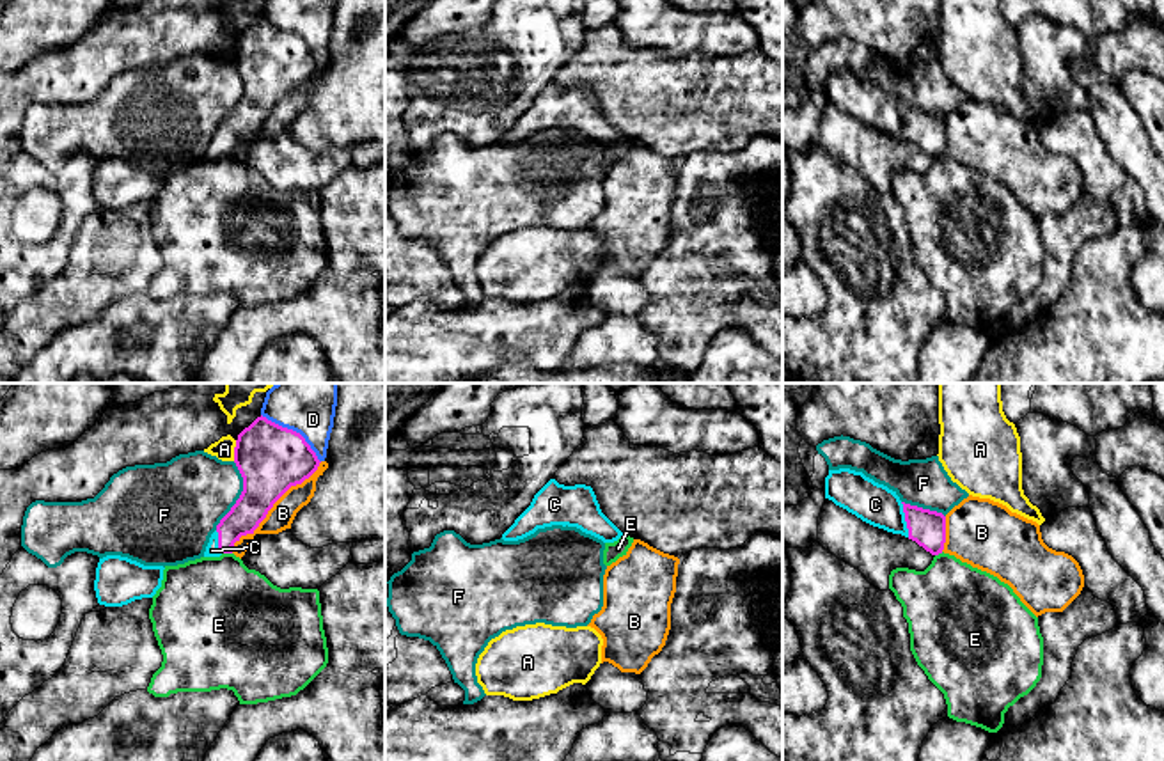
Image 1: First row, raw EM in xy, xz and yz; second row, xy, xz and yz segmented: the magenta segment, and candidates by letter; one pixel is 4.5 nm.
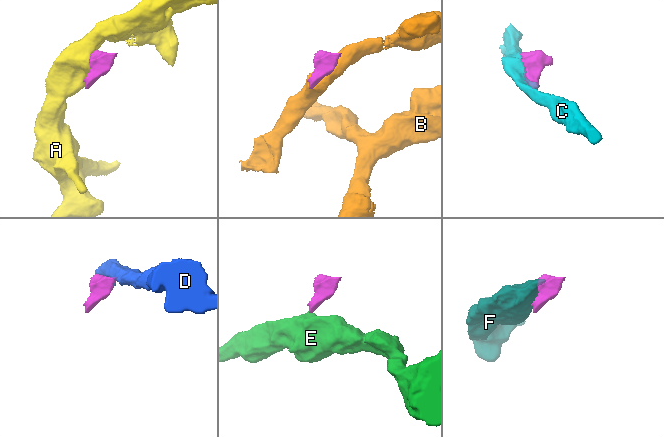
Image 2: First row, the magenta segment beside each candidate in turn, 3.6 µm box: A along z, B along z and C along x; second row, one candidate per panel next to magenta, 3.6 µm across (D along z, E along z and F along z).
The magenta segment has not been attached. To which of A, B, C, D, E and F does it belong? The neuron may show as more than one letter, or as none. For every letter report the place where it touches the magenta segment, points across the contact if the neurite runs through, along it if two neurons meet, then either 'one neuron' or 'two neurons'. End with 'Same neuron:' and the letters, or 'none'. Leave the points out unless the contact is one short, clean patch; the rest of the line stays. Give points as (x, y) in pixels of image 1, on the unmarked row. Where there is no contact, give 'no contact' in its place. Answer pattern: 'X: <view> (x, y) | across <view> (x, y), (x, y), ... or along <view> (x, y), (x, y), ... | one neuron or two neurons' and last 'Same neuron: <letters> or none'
A: xy (235, 54) | along xy (236, 43), (233, 62) | two neurons
B: xy (272, 109) | two neurons
C: yz (905, 123) | one neuron
D: xy (295, 34) | two neurons
E: xy (228, 155) | along xy (222, 155), (231, 156) | two neurons
F: xy (240, 98) | along xy (235, 64), (242, 80), (242, 96), (215, 132) | two neurons
Same neuron: C

